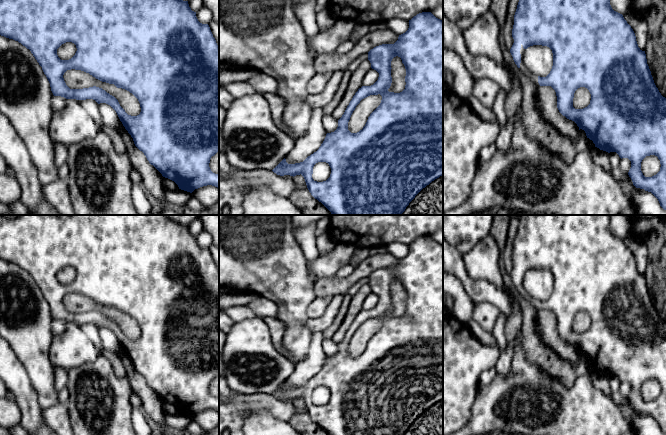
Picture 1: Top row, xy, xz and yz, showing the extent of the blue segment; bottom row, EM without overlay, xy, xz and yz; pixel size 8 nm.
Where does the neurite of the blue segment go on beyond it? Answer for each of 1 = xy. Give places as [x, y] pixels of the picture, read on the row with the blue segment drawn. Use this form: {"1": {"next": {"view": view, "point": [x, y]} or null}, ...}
{"1": {"next": null}}

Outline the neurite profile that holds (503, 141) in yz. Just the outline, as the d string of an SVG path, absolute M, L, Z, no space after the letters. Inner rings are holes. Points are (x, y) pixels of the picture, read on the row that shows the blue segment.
M522 112L508 117L506 123L503 126L499 125L500 132L495 142L497 150L509 152L514 124L517 121L522 121Z

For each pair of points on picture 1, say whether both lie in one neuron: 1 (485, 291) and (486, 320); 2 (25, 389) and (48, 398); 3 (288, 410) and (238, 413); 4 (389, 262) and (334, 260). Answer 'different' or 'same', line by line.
1: different
2: different
3: same
4: different

